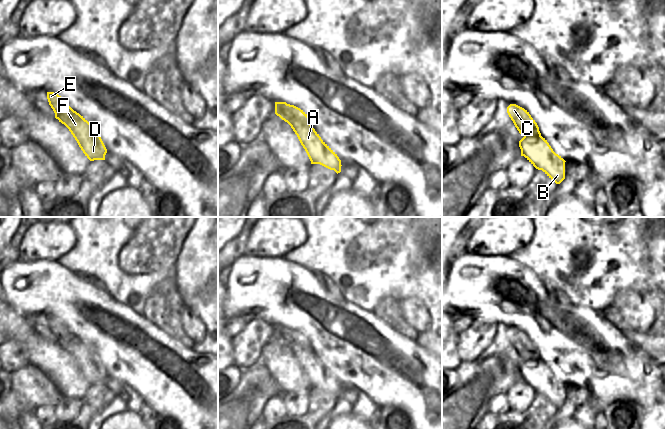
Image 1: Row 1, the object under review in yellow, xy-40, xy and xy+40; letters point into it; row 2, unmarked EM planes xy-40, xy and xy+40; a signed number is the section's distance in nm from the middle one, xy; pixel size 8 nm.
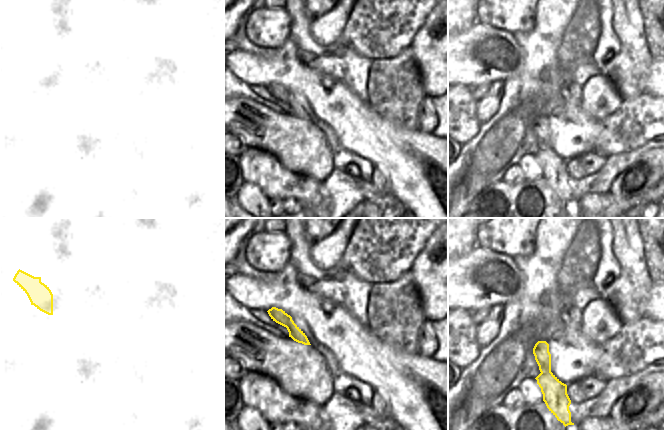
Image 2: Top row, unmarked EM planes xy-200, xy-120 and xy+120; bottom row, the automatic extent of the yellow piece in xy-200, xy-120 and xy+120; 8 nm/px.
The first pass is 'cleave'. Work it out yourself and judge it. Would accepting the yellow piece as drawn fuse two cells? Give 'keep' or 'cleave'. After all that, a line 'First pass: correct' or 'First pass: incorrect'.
cleave
First pass: correct

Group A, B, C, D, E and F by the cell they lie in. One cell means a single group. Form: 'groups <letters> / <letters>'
groups A B D F / C E

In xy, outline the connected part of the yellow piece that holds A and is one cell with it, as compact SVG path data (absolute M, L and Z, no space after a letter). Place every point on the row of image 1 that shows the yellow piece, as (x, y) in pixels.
M280 116L297 135L305 149L311 164L320 164L337 174L341 172L341 160L337 154L321 139L311 124L292 122L286 116Z

